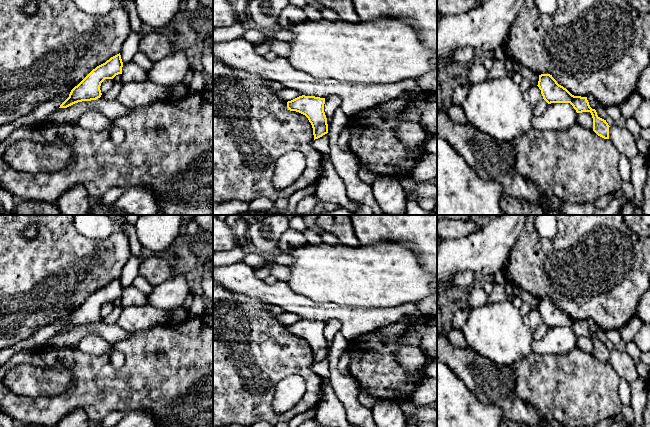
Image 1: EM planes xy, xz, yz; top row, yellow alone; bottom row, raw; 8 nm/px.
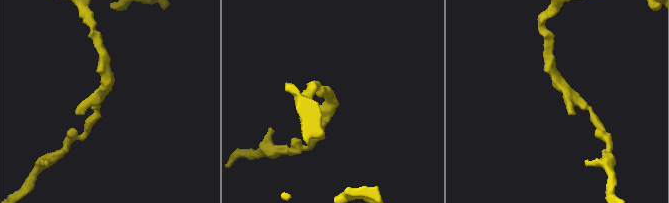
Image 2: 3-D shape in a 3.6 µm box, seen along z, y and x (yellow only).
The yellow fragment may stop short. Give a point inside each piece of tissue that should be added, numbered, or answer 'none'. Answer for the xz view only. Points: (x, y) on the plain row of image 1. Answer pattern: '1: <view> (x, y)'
none

